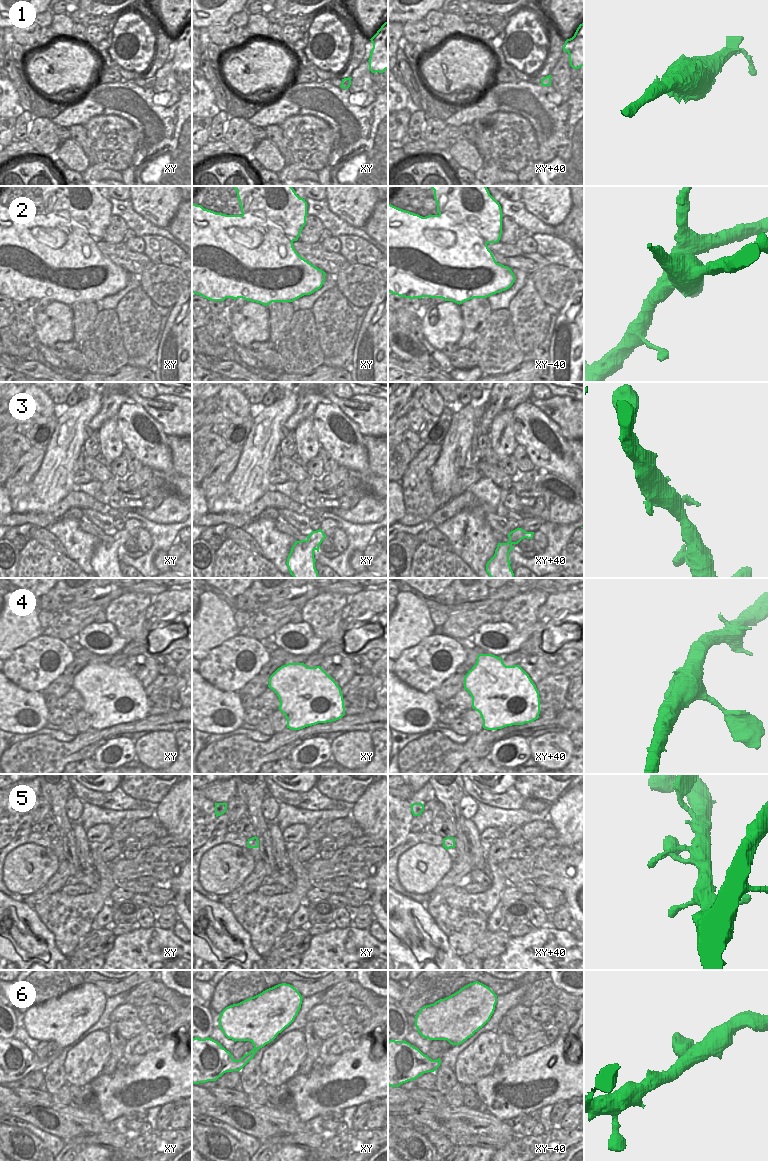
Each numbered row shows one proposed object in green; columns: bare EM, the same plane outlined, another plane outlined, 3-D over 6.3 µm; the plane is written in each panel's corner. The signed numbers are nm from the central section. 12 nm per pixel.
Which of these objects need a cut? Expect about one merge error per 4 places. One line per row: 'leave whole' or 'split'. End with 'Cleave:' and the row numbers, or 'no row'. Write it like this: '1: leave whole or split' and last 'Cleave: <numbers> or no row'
1: split
2: split
3: leave whole
4: leave whole
5: leave whole
6: leave whole
Cleave: 1, 2

